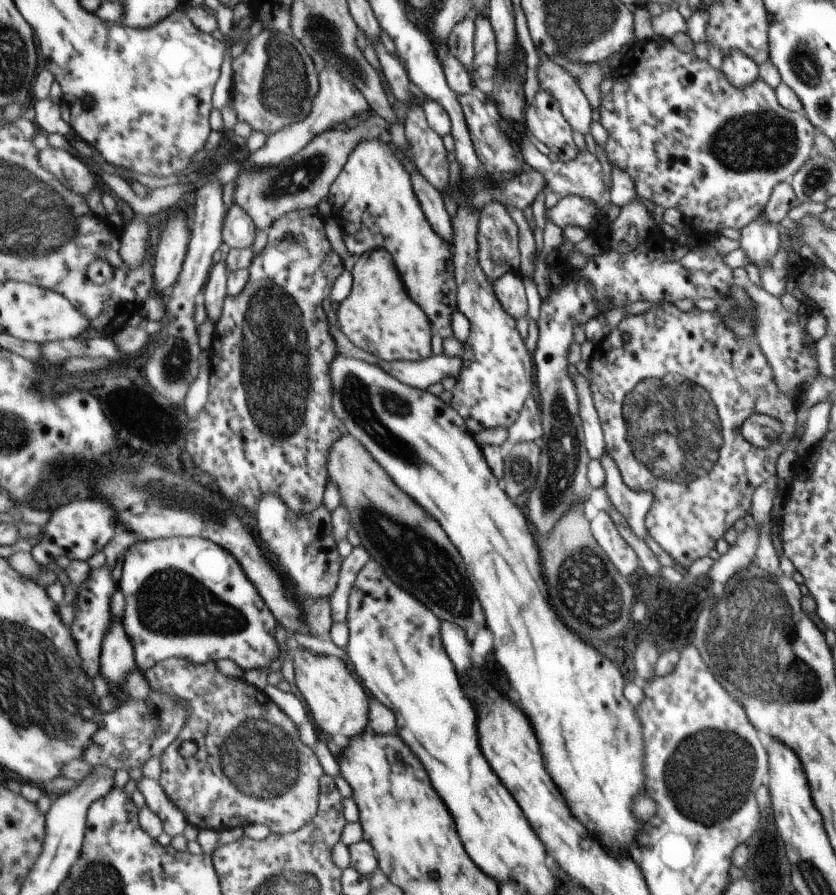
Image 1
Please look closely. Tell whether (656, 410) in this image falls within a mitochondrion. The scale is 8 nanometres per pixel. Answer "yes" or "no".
yes

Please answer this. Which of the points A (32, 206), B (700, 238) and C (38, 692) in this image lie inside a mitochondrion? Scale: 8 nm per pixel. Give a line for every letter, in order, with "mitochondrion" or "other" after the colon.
A: mitochondrion
B: other
C: mitochondrion

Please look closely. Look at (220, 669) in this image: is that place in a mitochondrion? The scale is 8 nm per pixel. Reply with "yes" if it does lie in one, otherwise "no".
no

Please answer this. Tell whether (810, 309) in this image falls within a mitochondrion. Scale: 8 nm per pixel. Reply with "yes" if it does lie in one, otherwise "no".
no

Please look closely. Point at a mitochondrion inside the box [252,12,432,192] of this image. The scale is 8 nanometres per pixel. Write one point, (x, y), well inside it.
(283, 90)

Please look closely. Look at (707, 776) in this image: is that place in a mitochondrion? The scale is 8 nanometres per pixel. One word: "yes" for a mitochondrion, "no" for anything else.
yes

